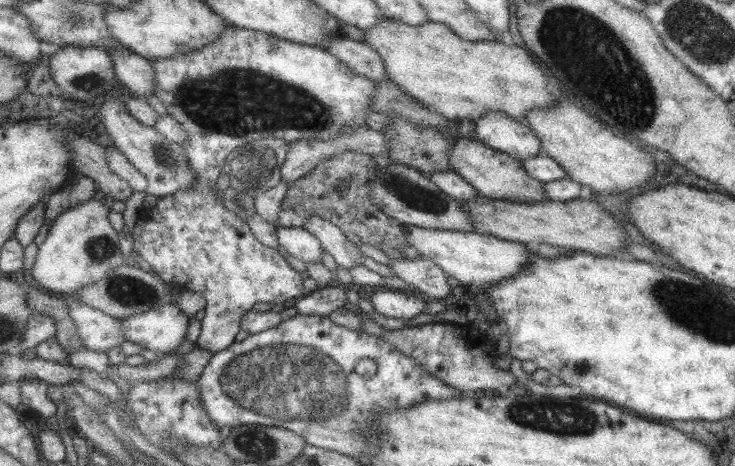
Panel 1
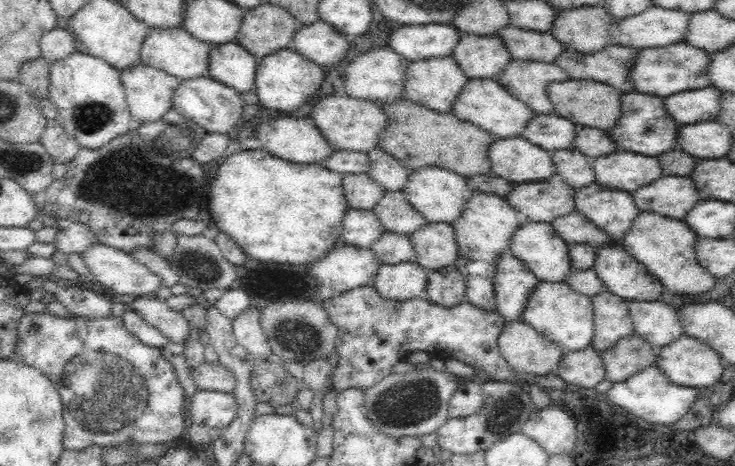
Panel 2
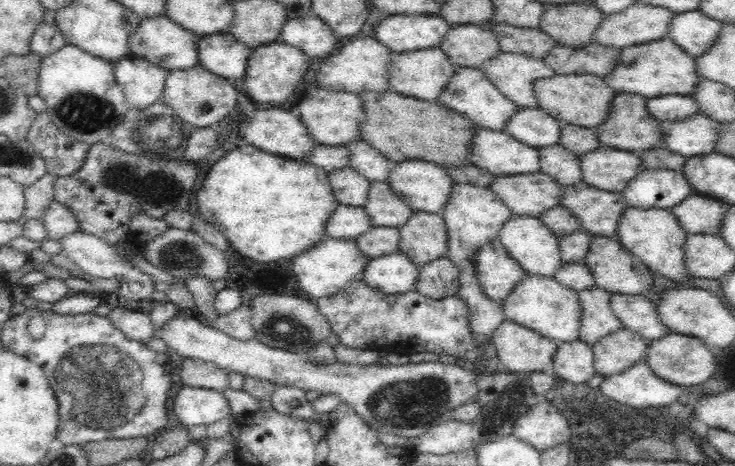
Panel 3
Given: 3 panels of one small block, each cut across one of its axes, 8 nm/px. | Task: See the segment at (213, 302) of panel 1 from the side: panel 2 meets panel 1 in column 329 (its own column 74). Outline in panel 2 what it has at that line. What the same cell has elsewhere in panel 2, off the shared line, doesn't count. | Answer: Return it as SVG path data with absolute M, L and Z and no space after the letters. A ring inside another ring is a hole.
M76 52L60 62L52 62L50 66L48 98L58 108L56 120L80 144L80 148L102 148L116 136L132 130L132 114L126 102L126 90L120 70L96 56L88 56L82 52Z

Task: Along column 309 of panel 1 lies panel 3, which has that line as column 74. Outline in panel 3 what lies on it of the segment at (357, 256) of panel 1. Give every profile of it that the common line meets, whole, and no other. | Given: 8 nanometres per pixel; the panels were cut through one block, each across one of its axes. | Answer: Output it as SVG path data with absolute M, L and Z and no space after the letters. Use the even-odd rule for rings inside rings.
M56 200L50 202L42 220L44 220L46 230L48 230L46 240L50 240L50 242L60 242L60 240L80 232L80 224L78 224L76 216L66 206L58 204Z

